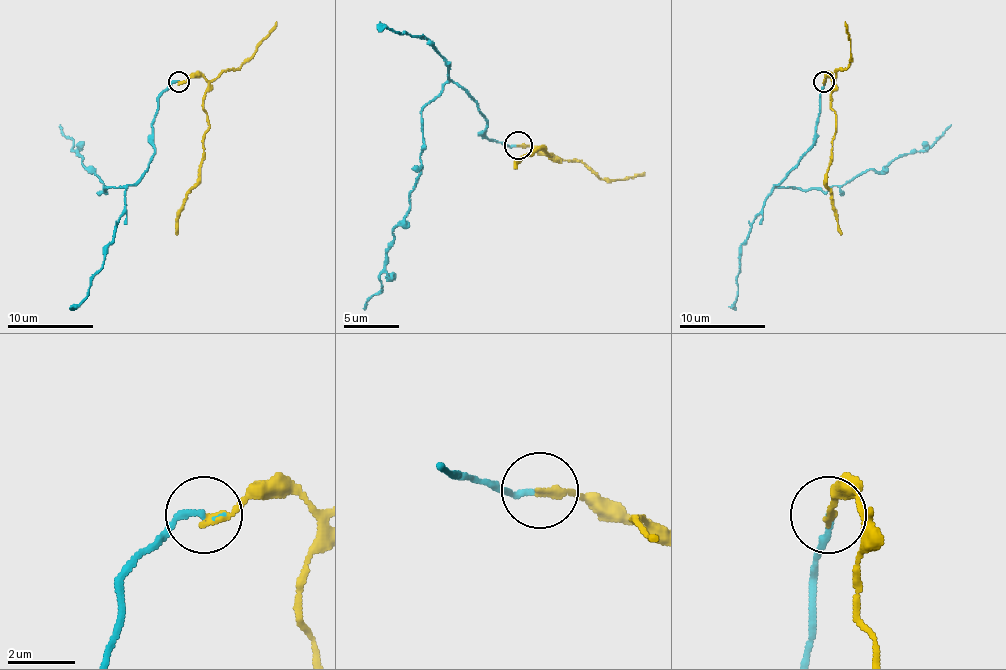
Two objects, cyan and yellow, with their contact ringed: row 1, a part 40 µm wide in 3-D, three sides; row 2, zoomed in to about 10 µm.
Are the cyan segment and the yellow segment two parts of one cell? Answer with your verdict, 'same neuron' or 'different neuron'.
different neuron

